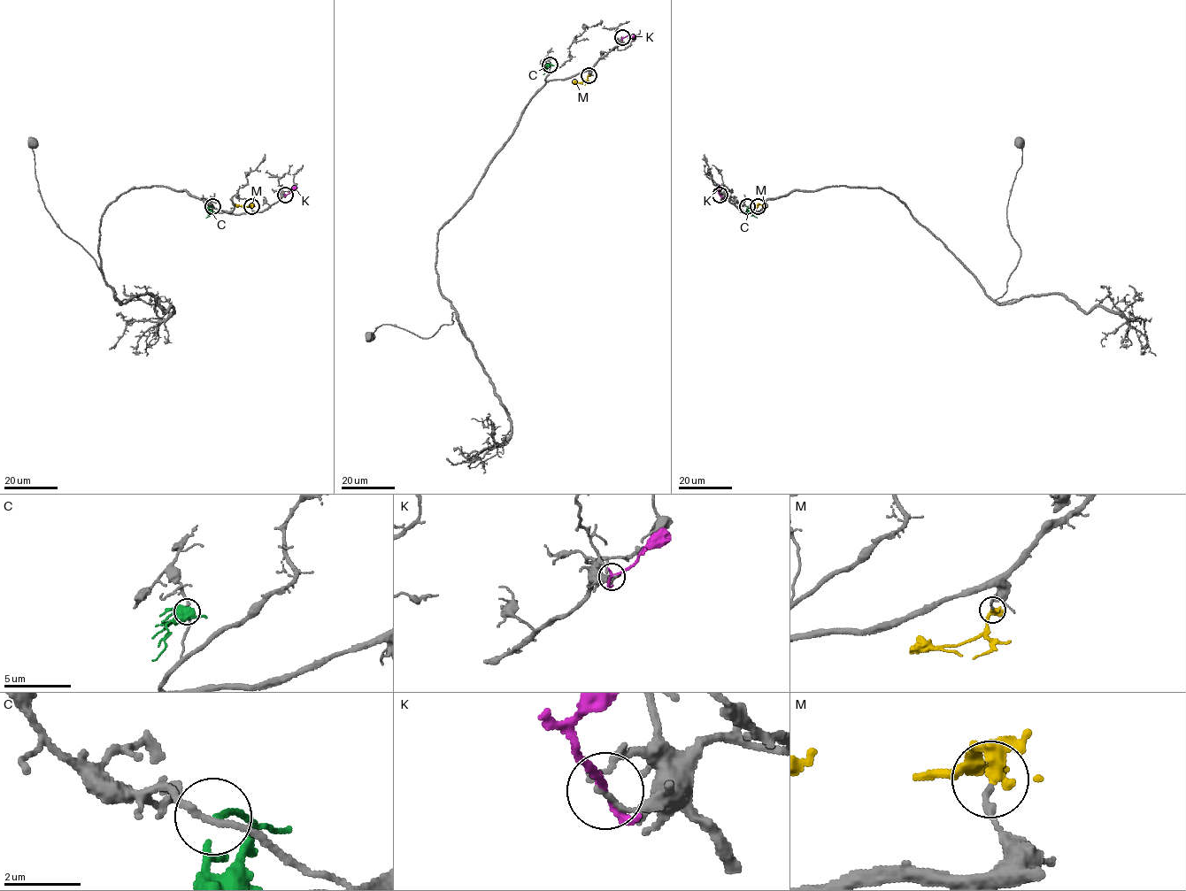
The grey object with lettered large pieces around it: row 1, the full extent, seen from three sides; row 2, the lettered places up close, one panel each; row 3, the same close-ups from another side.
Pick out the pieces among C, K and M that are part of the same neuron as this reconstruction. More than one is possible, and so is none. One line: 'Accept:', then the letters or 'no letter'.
Accept: no letter

